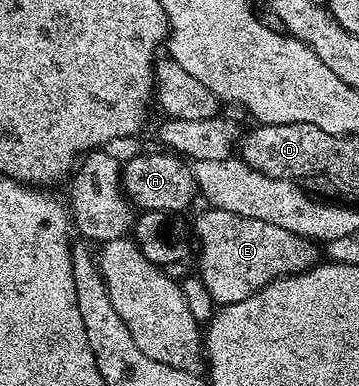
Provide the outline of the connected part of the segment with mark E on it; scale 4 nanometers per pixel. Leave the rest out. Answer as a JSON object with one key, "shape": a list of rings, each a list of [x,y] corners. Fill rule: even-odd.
{"shape":[[[205,207],[205,212],[196,220],[194,240],[200,243],[200,280],[217,305],[223,306],[242,302],[247,296],[259,292],[261,288],[279,280],[281,276],[296,276],[300,272],[307,272],[309,268],[316,267],[321,259],[322,252],[312,240],[291,233],[270,222],[259,221],[256,218],[240,217],[227,210]]]}

